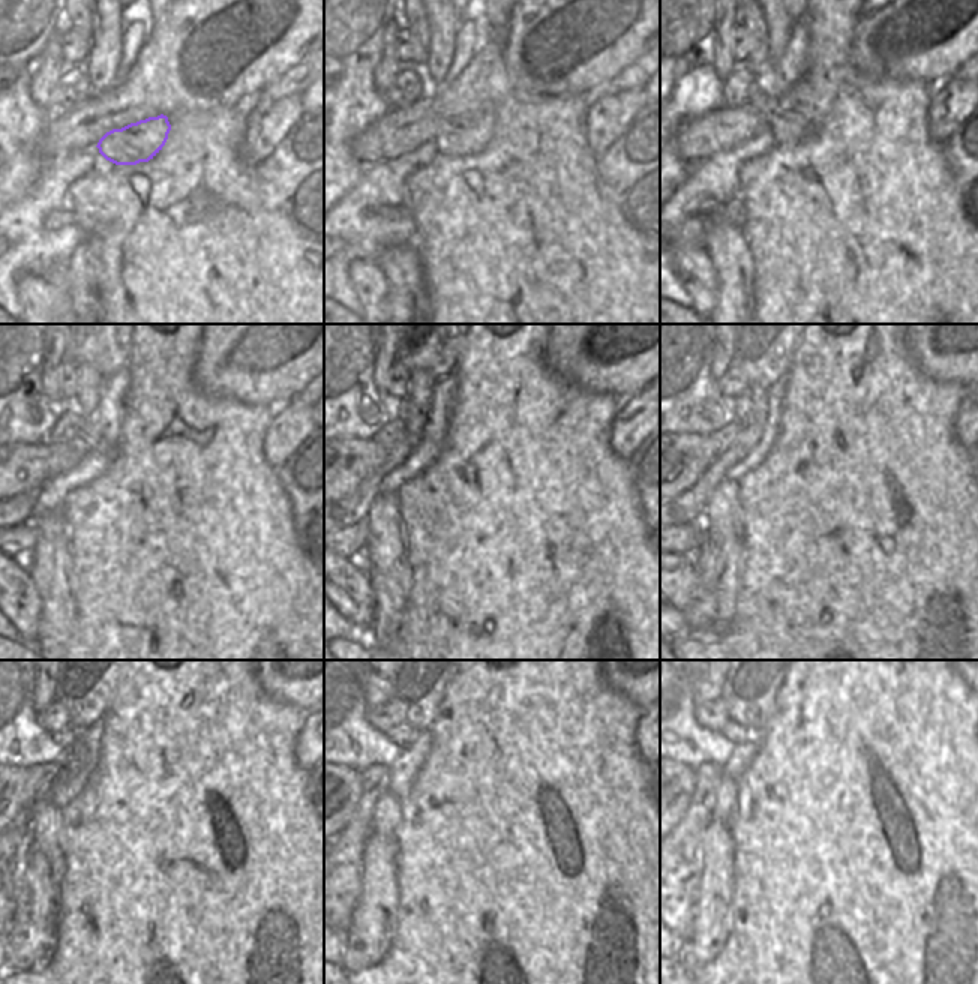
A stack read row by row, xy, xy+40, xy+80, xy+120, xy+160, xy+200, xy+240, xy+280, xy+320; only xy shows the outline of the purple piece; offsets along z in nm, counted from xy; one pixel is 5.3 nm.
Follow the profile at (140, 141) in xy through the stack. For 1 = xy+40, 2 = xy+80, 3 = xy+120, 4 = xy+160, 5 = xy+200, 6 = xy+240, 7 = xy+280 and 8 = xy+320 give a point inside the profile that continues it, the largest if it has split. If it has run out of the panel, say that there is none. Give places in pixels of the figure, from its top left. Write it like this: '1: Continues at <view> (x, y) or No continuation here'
1: Continues at xy+40 (465, 135)
2: Continues at xy+80 (788, 126)
3: Continues at xy+120 (87, 431)
4: Continues at xy+160 (414, 420)
5: Continues at xy+200 (741, 404)
6: Continues at xy+240 (66, 738)
7: Continues at xy+280 (401, 735)
8: Continues at xy+320 (734, 732)

